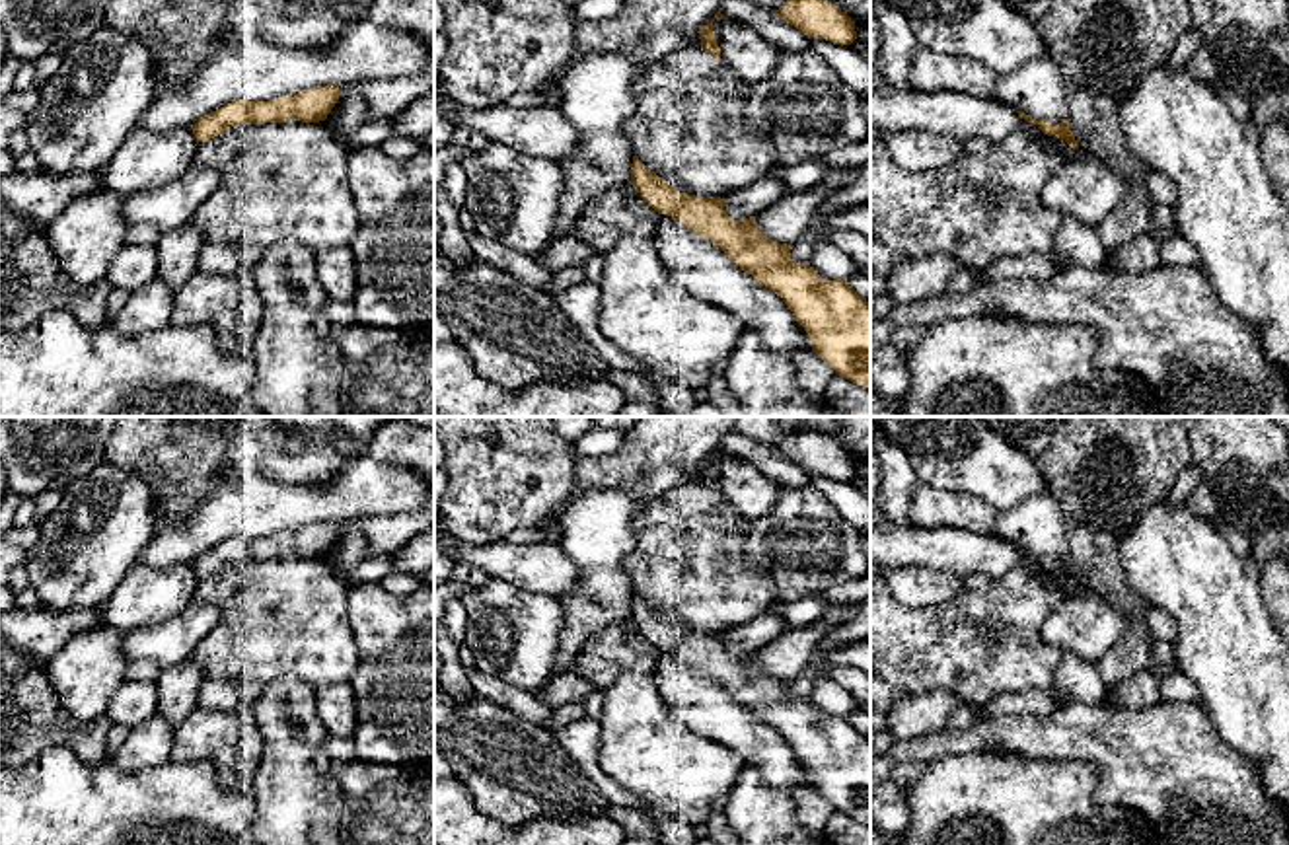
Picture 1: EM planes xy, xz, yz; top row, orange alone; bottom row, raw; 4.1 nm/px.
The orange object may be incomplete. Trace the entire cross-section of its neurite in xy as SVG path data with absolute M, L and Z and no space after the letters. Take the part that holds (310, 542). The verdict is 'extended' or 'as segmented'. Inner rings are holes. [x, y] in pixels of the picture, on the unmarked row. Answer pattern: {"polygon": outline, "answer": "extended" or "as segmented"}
{"polygon": "M315 522L271 537L232 537L201 553L191 567L197 578L204 578L236 561L286 559L296 555L319 559L327 555L339 532L339 522Z", "answer": "as segmented"}

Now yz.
{"polygon": "M1018 547L1018 551L1024 557L1034 559L1044 570L1063 574L1071 584L1079 586L1079 580L1071 569L1067 557L1061 557L1061 559L1036 557L1036 555L1028 553L1024 547Z", "answer": "as segmented"}

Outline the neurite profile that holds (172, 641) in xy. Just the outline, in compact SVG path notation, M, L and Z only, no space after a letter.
M191 602L175 617L125 633L123 652L129 658L152 660L164 670L191 658L218 621L216 606Z

